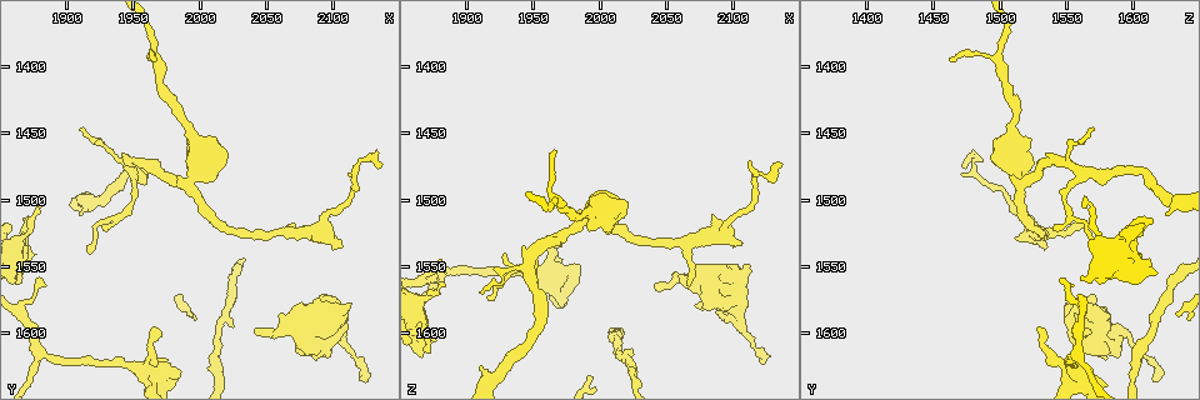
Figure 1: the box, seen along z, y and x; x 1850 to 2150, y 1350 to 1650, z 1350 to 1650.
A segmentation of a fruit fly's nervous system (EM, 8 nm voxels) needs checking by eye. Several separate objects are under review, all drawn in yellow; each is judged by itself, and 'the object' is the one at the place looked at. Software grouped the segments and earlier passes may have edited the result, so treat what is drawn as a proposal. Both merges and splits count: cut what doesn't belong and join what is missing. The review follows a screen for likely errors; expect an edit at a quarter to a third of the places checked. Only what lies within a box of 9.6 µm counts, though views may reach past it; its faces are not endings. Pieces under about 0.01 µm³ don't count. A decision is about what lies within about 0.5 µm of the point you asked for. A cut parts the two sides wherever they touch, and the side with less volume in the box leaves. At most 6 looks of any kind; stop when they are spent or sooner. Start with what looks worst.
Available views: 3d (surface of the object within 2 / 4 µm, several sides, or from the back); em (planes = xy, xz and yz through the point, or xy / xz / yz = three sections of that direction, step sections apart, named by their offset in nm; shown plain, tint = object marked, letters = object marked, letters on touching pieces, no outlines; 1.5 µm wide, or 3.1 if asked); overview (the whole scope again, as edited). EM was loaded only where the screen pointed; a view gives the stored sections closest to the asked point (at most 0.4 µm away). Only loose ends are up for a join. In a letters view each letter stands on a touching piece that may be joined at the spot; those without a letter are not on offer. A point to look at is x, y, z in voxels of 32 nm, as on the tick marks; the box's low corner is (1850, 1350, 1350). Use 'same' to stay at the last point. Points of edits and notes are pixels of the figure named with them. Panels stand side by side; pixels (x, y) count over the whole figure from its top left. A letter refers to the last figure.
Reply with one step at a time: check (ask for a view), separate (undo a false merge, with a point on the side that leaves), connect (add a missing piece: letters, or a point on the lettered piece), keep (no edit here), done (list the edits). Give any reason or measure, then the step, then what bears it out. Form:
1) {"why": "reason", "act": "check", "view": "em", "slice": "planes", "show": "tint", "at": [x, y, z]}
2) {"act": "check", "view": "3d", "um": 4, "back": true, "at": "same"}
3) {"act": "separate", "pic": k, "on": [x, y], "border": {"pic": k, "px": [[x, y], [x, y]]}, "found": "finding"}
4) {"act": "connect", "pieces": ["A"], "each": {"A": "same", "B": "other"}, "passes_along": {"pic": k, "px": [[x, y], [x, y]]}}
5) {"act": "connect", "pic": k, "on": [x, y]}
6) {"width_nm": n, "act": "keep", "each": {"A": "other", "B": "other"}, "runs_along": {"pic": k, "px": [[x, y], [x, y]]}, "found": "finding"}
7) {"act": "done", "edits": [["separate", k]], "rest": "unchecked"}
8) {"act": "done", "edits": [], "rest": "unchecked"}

{"why": "three arms meet", "act": "check", "view": "3d", "um": 4, "at": [1994, 1486, 1512]}

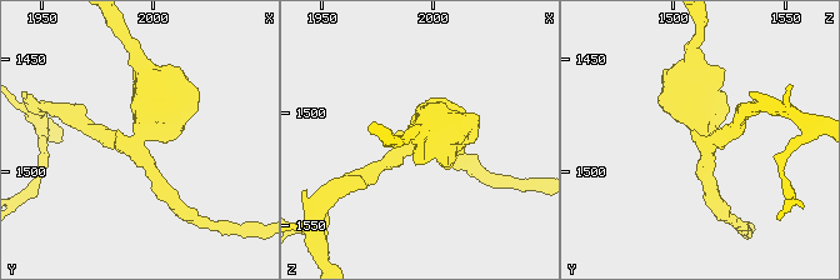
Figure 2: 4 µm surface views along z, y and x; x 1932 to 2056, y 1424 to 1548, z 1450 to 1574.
{"arms": 3, "arm_widths_nm": [220, 220, 650], "act": "check", "view": "em", "slice": "planes", "show": "letters", "at": [1995, 1486, 1514]}

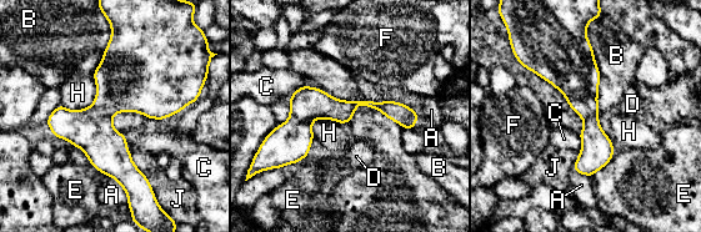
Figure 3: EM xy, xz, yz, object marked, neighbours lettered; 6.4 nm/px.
{"width_nm": 160, "act": "keep", "each": {"A": "other", "B": "other", "C": "other", "D": "other", "E": "other", "F": "other", "H": "other", "J": "other"}, "runs_along": {"pic": 3, "px": [[414, 116], [357, 102], [278, 132]]}, "found": "continuous, no second neuron"}

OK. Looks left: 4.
{"why": "an open end", "act": "check", "view": "3d", "um": 2, "at": [2090, 1616, 1590]}

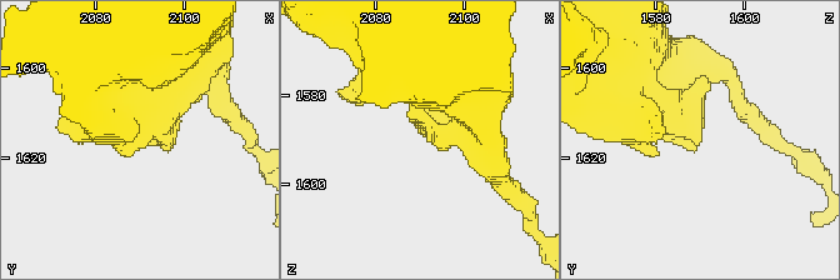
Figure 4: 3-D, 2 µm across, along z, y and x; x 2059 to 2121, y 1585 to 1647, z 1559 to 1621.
{"act": "check", "view": "em", "slice": "yz", "step": 8, "show": "letters", "at": [2092, 1616, 1591]}

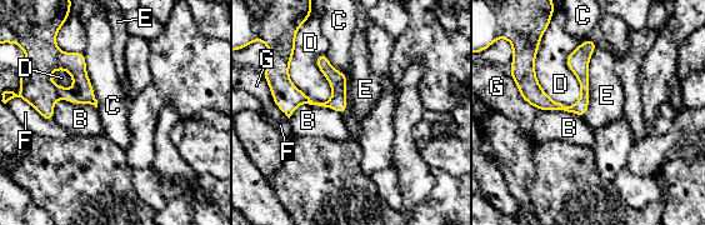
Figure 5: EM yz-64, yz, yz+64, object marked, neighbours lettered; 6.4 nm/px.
{"longest_contact_nm": ["D", 480], "act": "keep", "each": {"B": "other", "C": "other", "D": "other", "E": "other", "F": "other", "G": "other"}, "found": "none of them fits"}

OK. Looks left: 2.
{"why": "abrupt turn", "act": "check", "view": "em", "slice": "xz", "step": 8, "show": "tint", "at": [1880, 1618, 1556]}

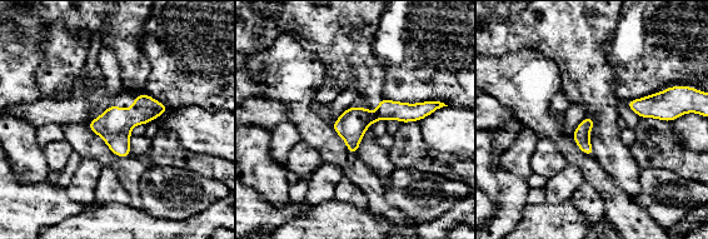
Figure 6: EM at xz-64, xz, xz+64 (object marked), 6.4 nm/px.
{"why": "cut it another way", "act": "check", "view": "em", "slice": "planes", "show": "letters", "at": "same"}

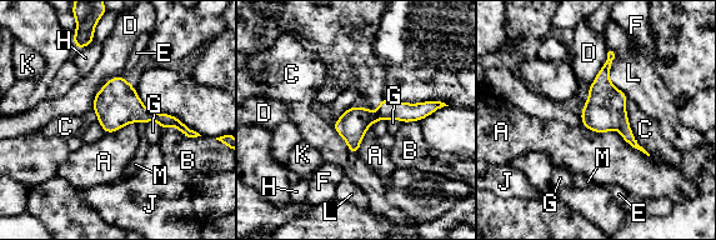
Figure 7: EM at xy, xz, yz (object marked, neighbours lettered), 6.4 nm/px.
{"act": "keep", "each": {"A": "other", "B": "other", "C": "other", "D": "other", "E": "other", "F": "other", "G": "other", "H": "other", "J": "other", "K": "other", "L": "other", "M": "other"}, "border": {"pic": 7, "px": [[582, 126], [617, 130], [650, 155]]}, "found": "all the same neuron"}

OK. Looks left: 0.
{"act": "done", "edits": [], "rest": "unchecked"}

